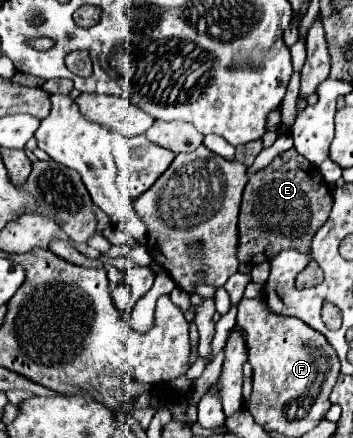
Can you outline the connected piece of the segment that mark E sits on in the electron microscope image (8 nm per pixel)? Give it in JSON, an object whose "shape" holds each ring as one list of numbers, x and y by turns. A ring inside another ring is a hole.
{"shape":[[294,148,276,156,266,168,252,174,244,188,238,222,238,260,252,266,272,260,284,248,306,252,312,236,326,222,330,208,332,196,316,166]]}

